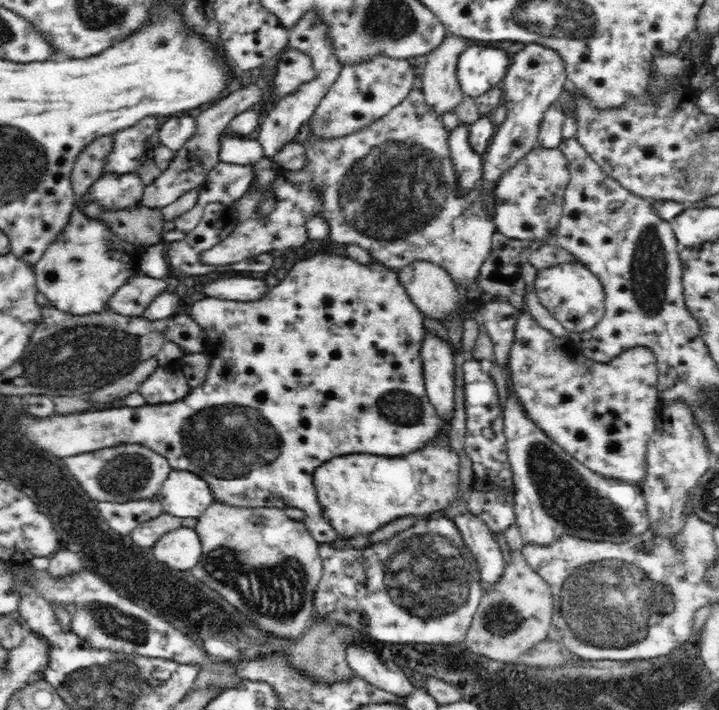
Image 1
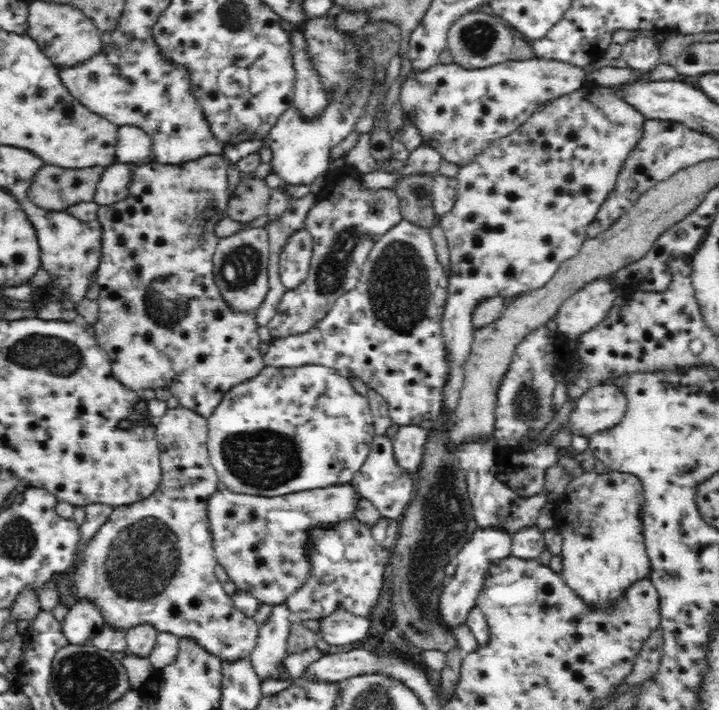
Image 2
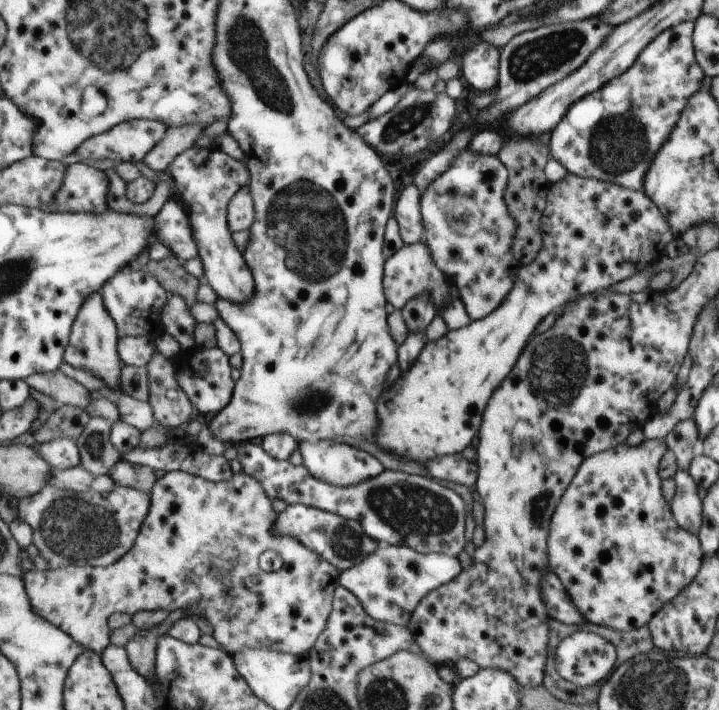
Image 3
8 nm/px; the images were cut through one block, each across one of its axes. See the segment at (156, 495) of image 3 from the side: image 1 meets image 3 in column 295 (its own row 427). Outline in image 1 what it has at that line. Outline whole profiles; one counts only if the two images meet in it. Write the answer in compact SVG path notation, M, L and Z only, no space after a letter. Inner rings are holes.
M522 313L518 317L518 322L516 322L515 340L511 346L510 358L507 361L510 361L510 372L512 372L512 380L510 382L512 382L514 394L516 394L518 400L522 401L527 417L534 421L534 424L542 429L546 436L554 439L554 442L558 443L568 454L571 454L576 460L600 476L615 478L615 480L626 481L634 485L639 485L640 482L644 481L647 444L656 428L655 419L657 418L660 405L658 398L658 367L656 357L652 351L644 346L638 346L622 352L622 354L616 356L608 363L594 362L584 356L570 339L554 336L549 330L542 328L530 313Z

